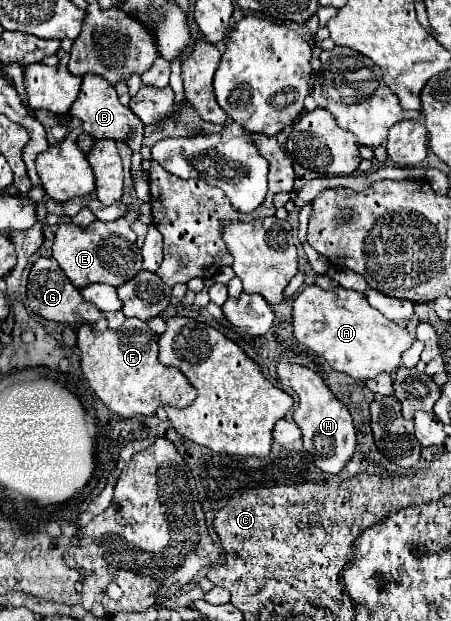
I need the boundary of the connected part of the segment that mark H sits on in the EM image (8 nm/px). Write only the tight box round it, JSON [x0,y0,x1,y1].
[277,362,357,474]

